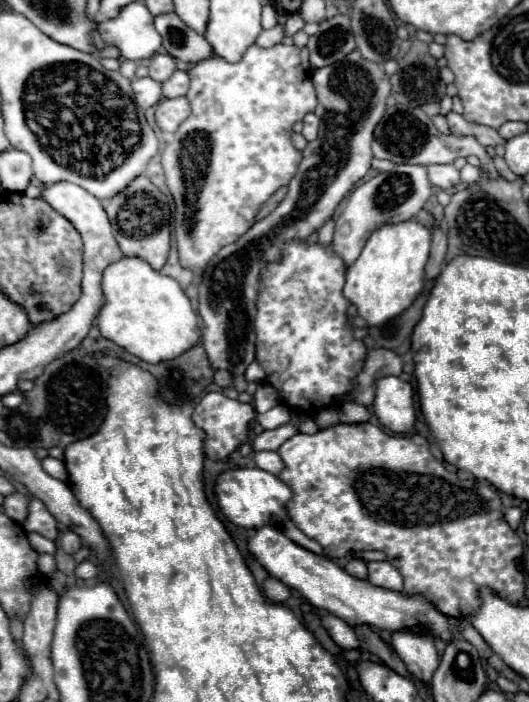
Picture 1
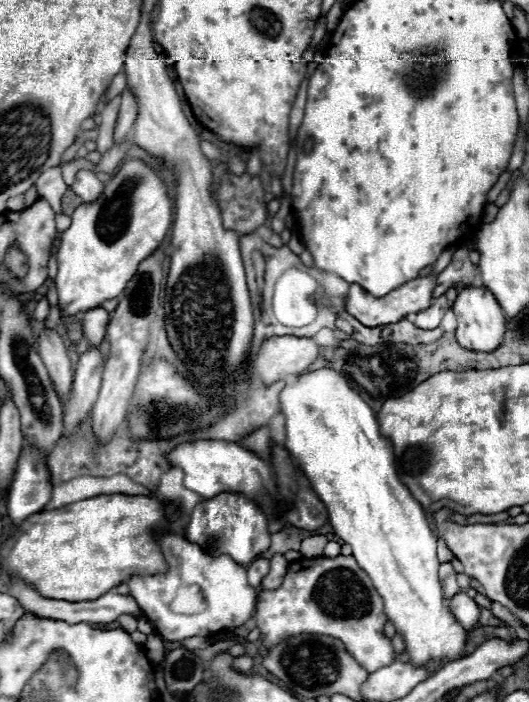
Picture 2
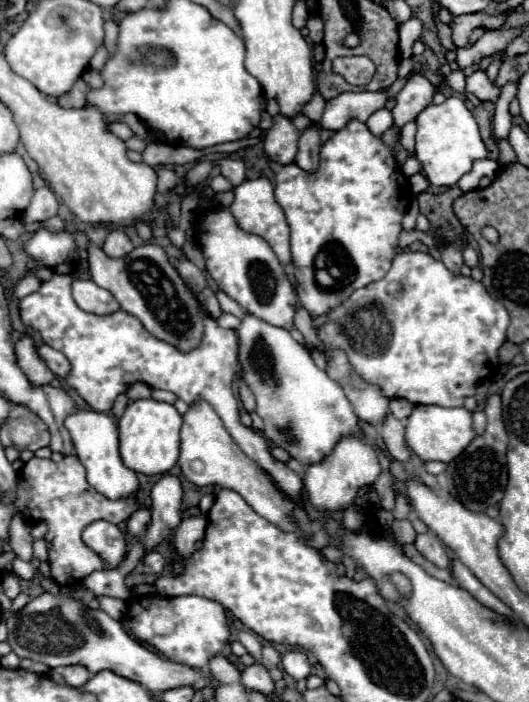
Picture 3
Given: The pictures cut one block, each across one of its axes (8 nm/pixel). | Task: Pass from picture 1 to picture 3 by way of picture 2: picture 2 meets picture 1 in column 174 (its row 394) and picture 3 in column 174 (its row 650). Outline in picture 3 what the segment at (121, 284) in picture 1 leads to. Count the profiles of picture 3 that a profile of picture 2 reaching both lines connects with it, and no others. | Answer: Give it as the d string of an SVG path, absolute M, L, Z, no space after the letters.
M136 400L126 406L122 418L118 420L120 428L120 456L122 462L140 474L166 474L176 464L180 454L180 426L182 416L172 404L148 400Z

